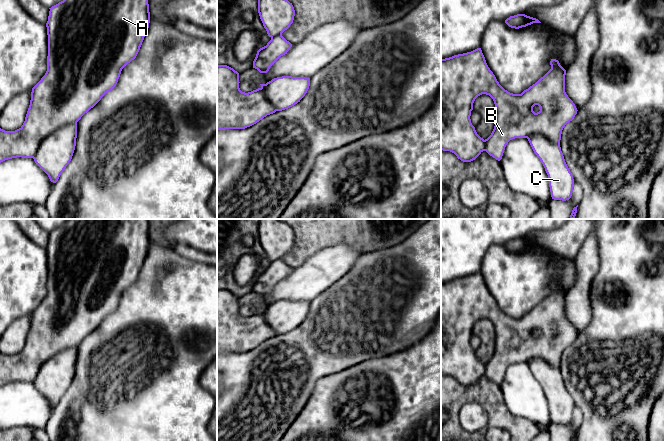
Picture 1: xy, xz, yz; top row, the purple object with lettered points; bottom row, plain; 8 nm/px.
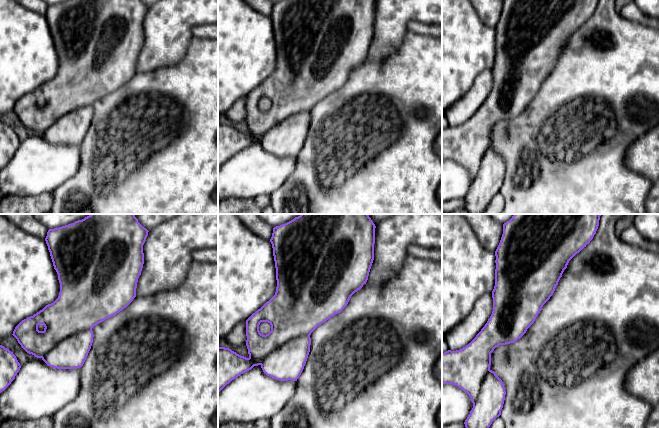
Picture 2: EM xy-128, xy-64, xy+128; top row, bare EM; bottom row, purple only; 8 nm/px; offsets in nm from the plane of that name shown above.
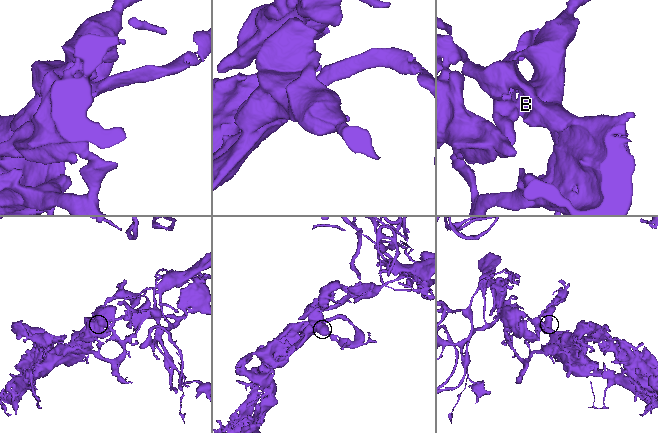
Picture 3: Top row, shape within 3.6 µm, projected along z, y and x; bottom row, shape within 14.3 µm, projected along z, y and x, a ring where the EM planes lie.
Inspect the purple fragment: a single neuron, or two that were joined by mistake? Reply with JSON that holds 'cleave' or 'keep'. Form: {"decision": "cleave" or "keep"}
{"decision": "keep"}

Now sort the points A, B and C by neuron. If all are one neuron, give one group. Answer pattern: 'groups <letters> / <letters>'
groups A B C

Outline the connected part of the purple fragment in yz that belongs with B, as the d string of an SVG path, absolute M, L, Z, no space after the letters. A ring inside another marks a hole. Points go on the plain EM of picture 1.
M481 272L441 283L441 374L454 377L463 386L475 384L483 375L500 385L510 364L527 362L548 399L552 423L569 424L574 403L561 375L560 364L563 352L578 334L565 316L566 294L556 283L551 283L550 289L551 293L535 308L521 318L513 318L499 308ZM482 318L489 319L495 328L495 350L485 364L477 358L470 343L473 327Z

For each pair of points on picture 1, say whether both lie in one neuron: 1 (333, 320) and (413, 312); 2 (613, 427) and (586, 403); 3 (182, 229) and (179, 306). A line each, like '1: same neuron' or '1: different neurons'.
1: same neuron
2: same neuron
3: different neurons

